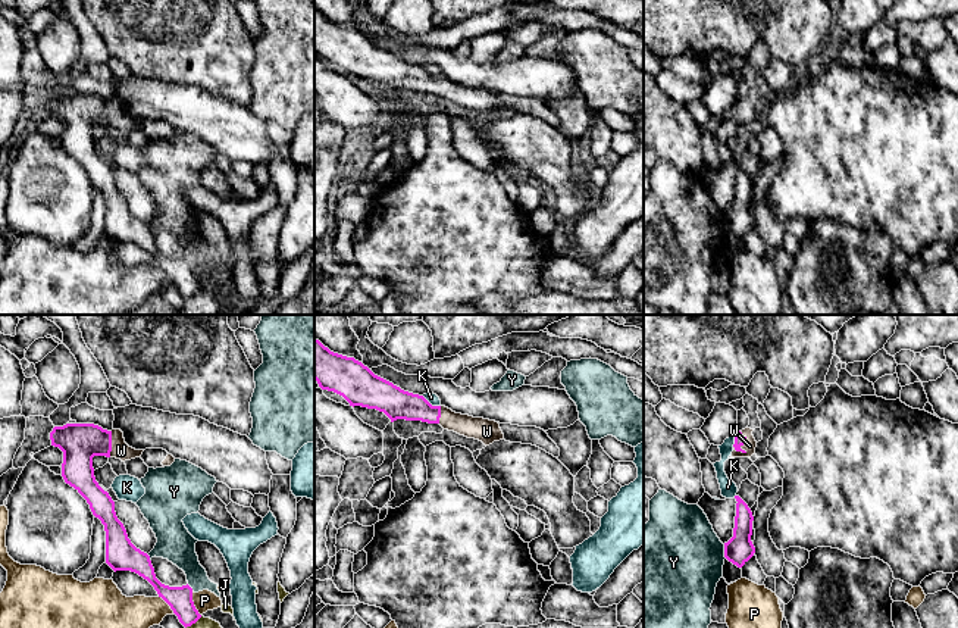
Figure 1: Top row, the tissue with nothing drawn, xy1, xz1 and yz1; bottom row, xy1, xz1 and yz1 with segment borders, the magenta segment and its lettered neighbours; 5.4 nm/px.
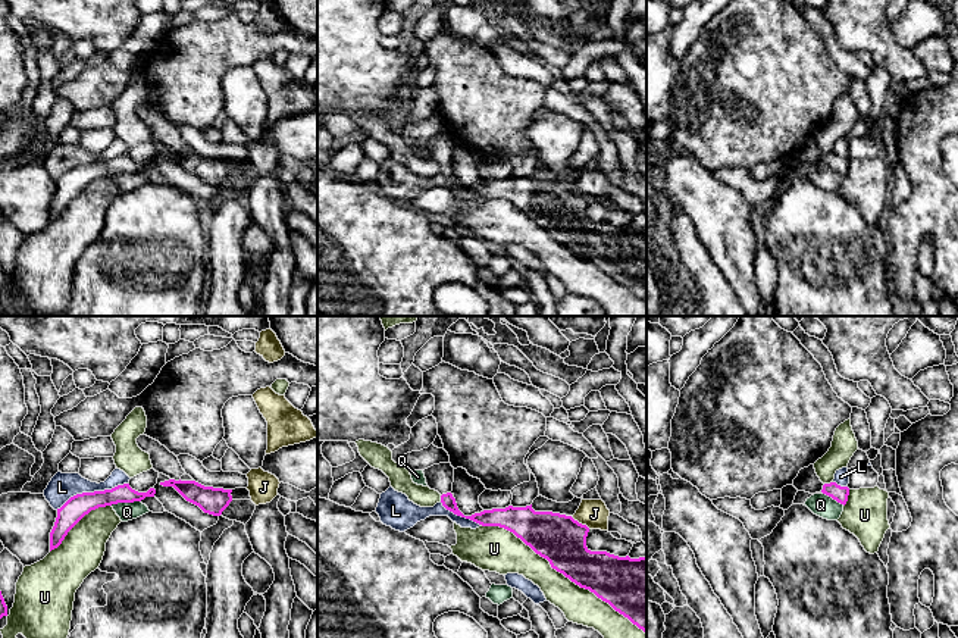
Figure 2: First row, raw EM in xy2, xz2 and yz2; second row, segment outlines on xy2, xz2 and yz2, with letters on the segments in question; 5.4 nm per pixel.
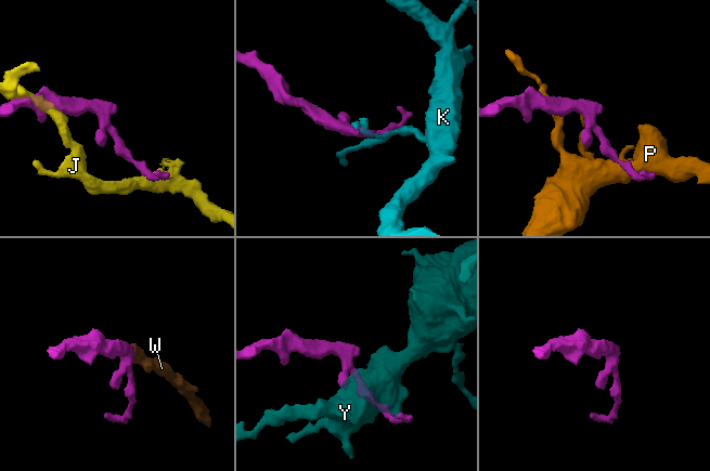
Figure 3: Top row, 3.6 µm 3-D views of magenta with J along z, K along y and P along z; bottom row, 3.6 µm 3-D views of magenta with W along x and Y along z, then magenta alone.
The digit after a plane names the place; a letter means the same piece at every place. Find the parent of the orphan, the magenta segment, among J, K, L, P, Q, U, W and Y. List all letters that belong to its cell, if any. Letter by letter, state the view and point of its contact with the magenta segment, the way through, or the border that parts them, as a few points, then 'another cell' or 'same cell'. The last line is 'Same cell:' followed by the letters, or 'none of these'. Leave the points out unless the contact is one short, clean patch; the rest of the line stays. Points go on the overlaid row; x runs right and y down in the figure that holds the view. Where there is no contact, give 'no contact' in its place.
J: xz2 (581, 524) | another cell
K: xz1 (429, 403) | along xz1 (422, 396), (432, 405), (440, 406) | another cell
L: xy2 (91, 493) | another cell
P: xy1 (193, 603) | another cell
Q: xy2 (125, 502) | another cell
U: xz2 (563, 574) | another cell
W: yz1 (745, 441) | across yz1 (739, 440), (745, 441), (750, 446) | same cell
Y: yz1 (725, 552) | another cell
Same cell: W

